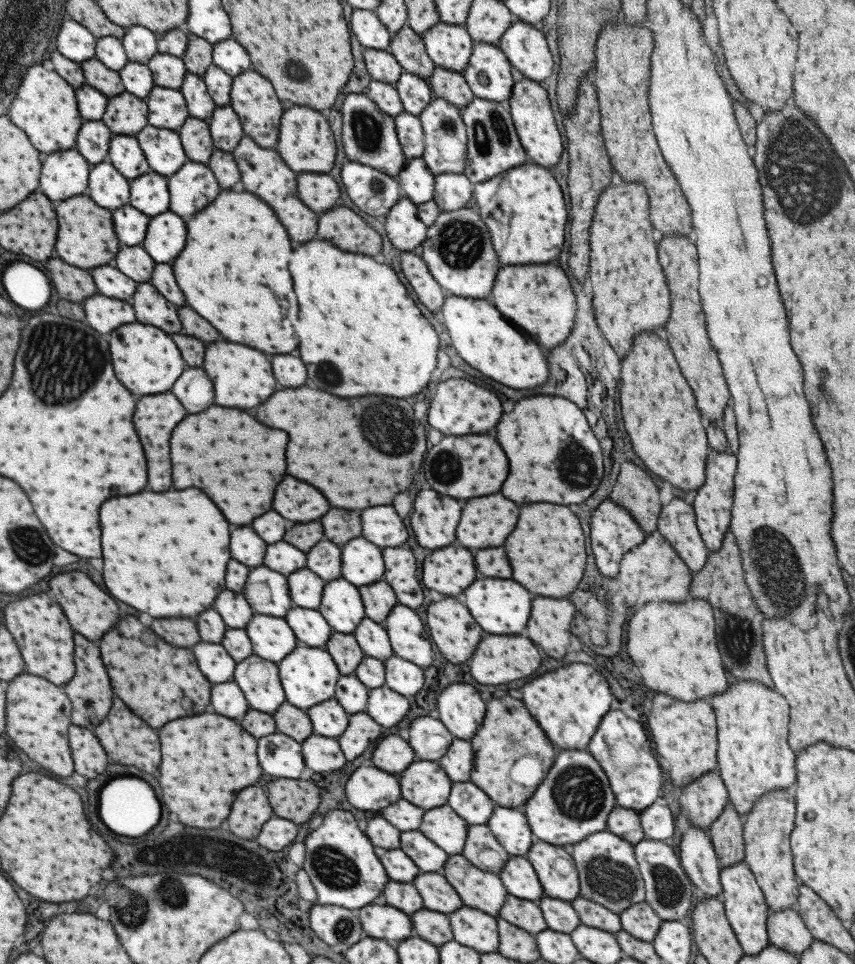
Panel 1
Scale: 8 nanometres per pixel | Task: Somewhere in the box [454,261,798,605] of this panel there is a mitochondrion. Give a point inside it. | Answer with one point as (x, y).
(576, 466)

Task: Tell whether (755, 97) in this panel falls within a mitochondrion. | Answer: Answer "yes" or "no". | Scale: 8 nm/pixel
no

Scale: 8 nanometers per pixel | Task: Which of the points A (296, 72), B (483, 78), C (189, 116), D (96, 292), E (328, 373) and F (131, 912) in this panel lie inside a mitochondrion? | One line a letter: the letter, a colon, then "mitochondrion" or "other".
A: mitochondrion
B: mitochondrion
C: other
D: other
E: mitochondrion
F: mitochondrion

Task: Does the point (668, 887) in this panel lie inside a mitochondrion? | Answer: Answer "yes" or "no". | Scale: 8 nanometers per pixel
yes

